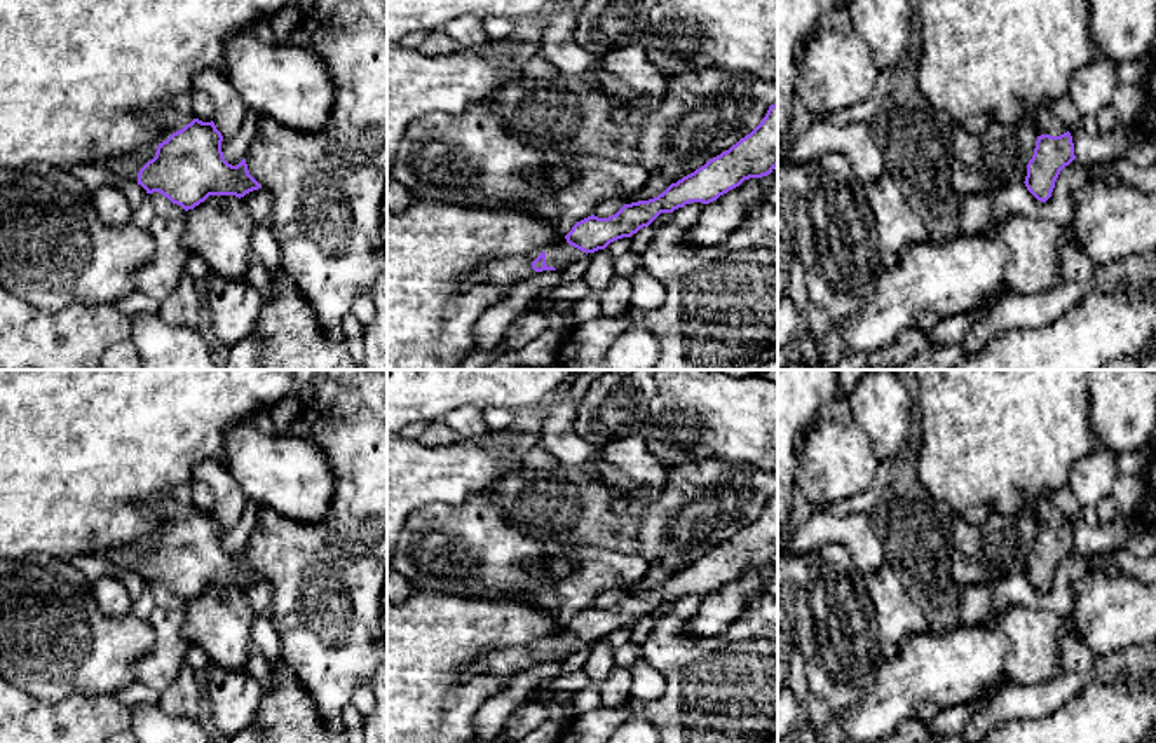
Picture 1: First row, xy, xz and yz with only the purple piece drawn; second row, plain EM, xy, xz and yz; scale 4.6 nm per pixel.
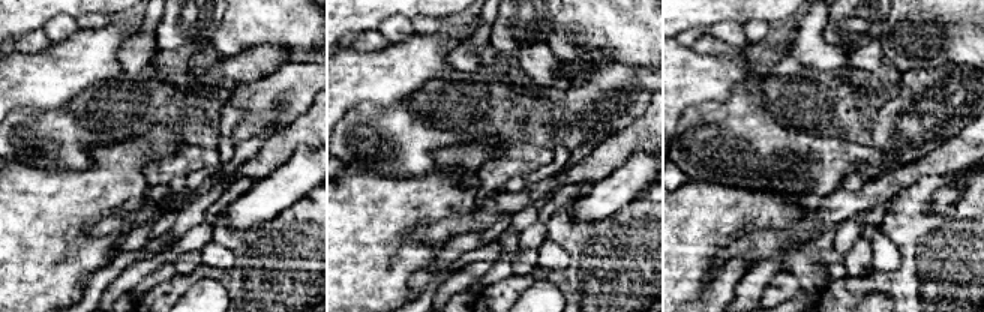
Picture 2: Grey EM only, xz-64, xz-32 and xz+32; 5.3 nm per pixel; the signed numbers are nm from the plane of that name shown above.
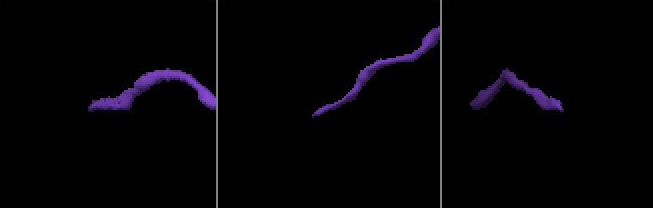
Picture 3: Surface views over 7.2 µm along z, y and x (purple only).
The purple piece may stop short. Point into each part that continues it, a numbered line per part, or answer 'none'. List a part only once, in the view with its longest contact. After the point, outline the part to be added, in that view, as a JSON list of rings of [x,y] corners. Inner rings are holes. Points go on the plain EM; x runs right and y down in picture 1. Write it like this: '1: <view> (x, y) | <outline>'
1: xz (508, 663) | [[[560,628],[551,637],[537,638],[527,645],[493,651],[492,654],[474,663],[471,675],[495,675],[507,684],[513,677],[537,665],[532,659],[532,652],[542,642],[546,644],[546,656],[554,658],[556,661],[567,659],[586,645],[584,642],[570,637],[565,628]]]

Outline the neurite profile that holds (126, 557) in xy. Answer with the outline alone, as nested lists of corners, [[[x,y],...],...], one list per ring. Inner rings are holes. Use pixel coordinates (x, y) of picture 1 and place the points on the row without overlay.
[[[159,534],[139,539],[129,546],[120,546],[106,551],[112,563],[119,565],[127,572],[138,574],[139,560],[155,548]]]

